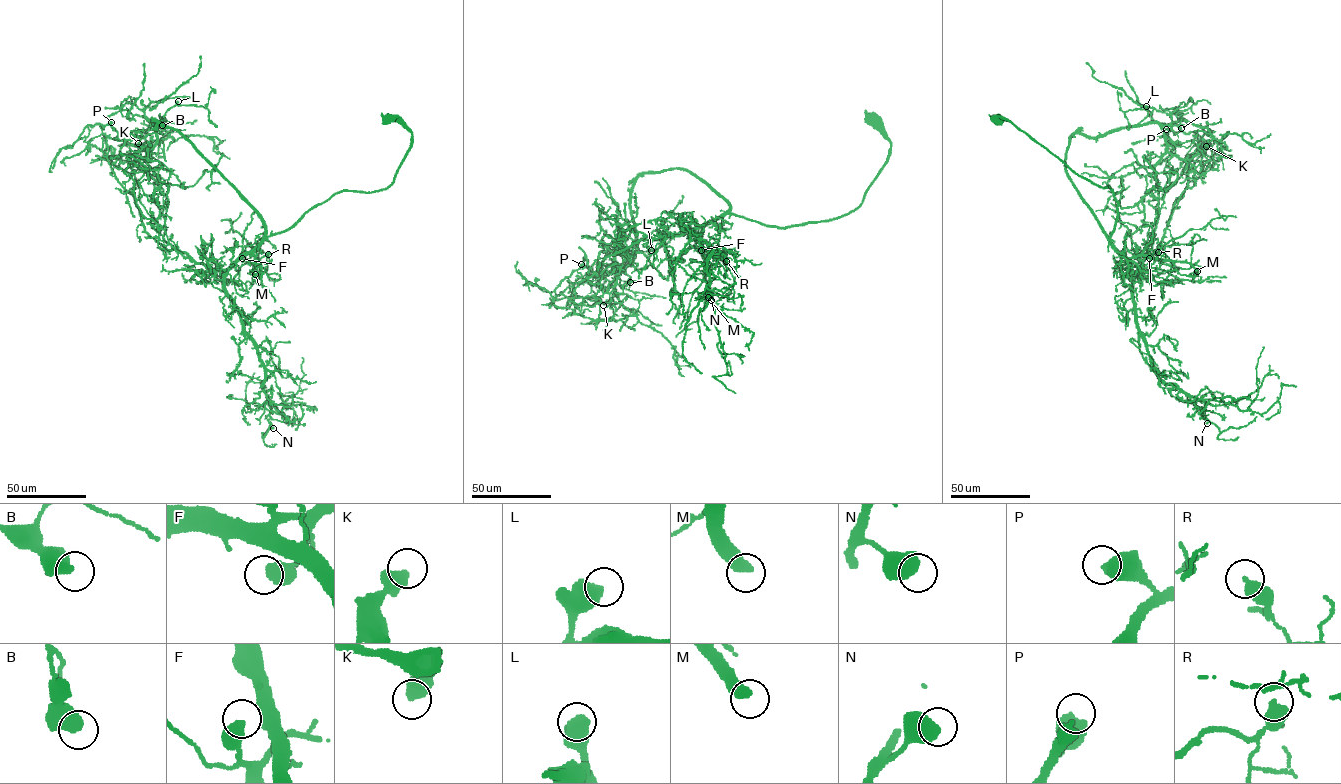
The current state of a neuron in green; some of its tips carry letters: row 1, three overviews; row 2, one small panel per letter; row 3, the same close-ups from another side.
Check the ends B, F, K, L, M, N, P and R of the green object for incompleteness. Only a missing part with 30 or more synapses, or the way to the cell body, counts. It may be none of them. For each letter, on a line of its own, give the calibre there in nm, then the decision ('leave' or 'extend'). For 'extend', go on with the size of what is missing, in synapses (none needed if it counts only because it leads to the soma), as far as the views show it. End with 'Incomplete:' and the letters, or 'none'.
B: 550 nm | leave
F: 550 nm | leave
K: 550 nm | leave
L: 650 nm | leave
M: 500 nm | extend | 190 syn
N: 650 nm | leave
P: 700 nm | leave
R: 500 nm | leave
Incomplete: M

